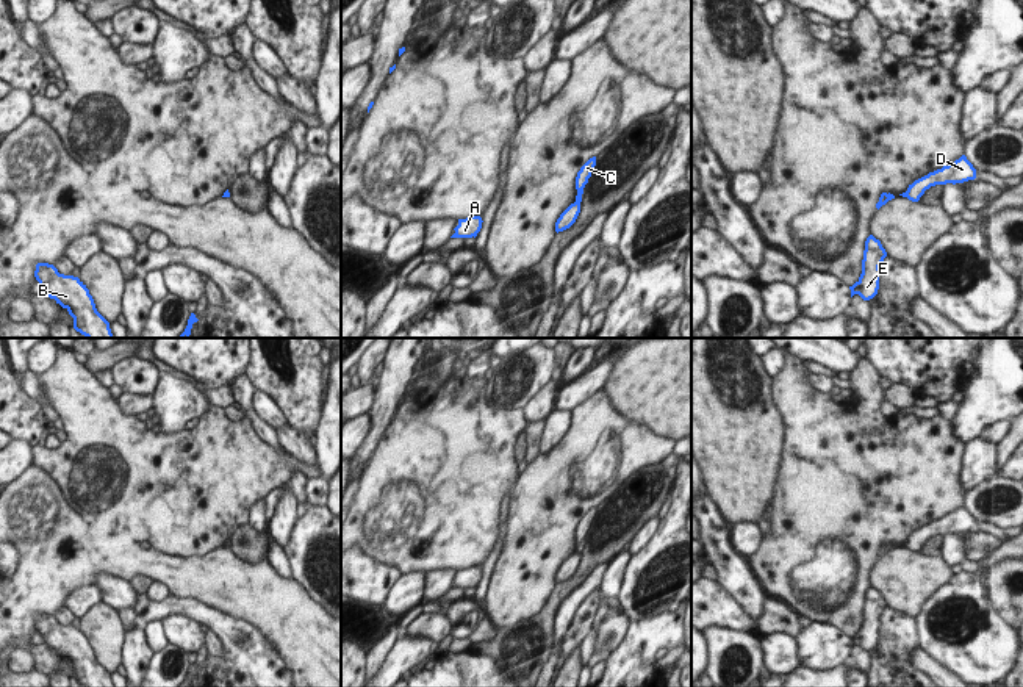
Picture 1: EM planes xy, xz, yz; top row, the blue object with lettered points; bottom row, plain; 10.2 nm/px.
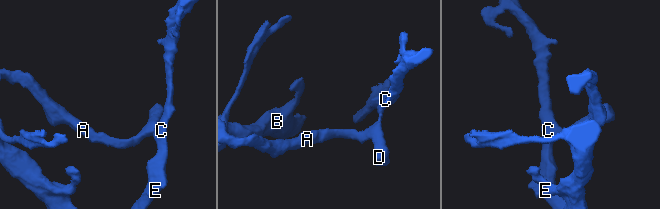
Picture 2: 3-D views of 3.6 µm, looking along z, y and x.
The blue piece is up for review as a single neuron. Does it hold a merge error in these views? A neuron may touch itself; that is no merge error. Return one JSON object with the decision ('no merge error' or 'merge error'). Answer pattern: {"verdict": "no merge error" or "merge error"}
{"verdict": "merge error"}

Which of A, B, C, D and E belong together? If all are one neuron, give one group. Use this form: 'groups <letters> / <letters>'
groups A D / B C E

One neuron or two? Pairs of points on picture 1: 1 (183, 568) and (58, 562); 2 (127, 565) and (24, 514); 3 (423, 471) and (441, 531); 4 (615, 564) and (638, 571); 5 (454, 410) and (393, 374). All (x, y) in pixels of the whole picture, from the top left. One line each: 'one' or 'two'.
1: one
2: one
3: one
4: two
5: two

